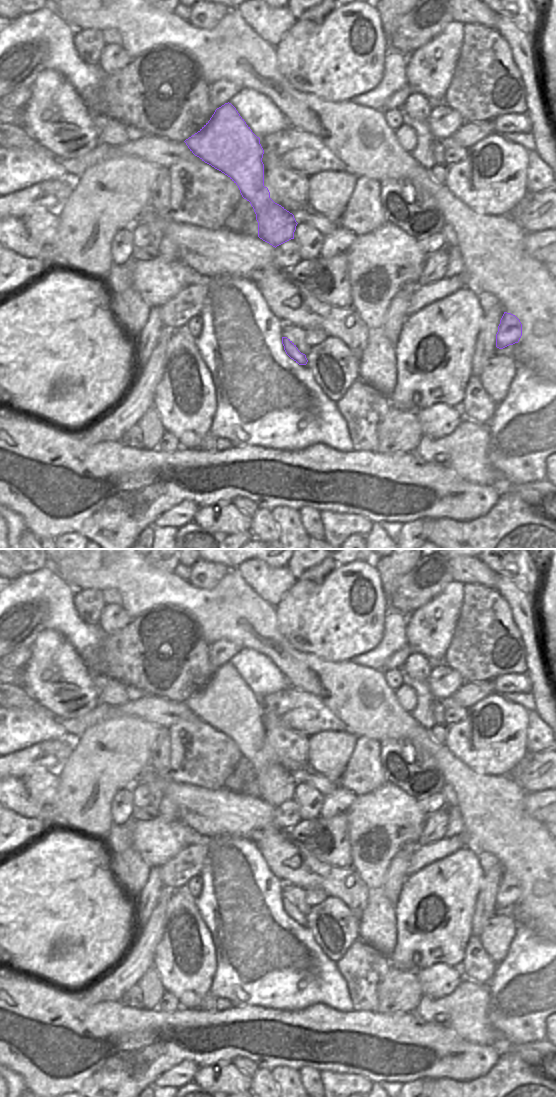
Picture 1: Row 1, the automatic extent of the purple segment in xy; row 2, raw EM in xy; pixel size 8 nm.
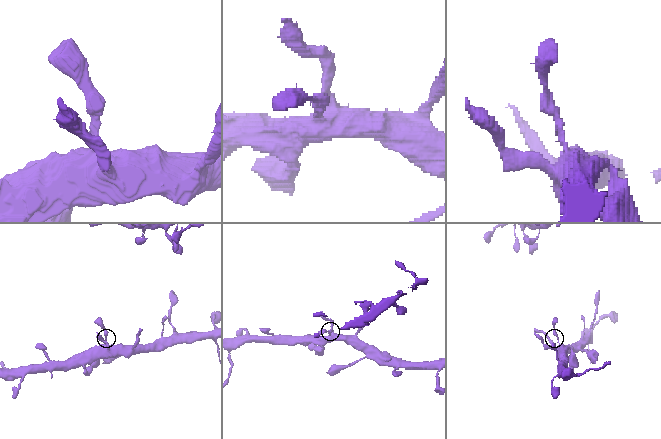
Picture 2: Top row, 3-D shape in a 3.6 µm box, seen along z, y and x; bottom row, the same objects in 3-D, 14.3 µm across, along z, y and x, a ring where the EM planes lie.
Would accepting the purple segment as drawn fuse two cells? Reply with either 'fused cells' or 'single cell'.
single cell

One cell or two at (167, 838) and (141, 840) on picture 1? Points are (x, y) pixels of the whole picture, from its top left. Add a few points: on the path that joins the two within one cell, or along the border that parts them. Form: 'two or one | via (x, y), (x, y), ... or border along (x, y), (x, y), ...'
one | via (161, 839), (147, 840)

